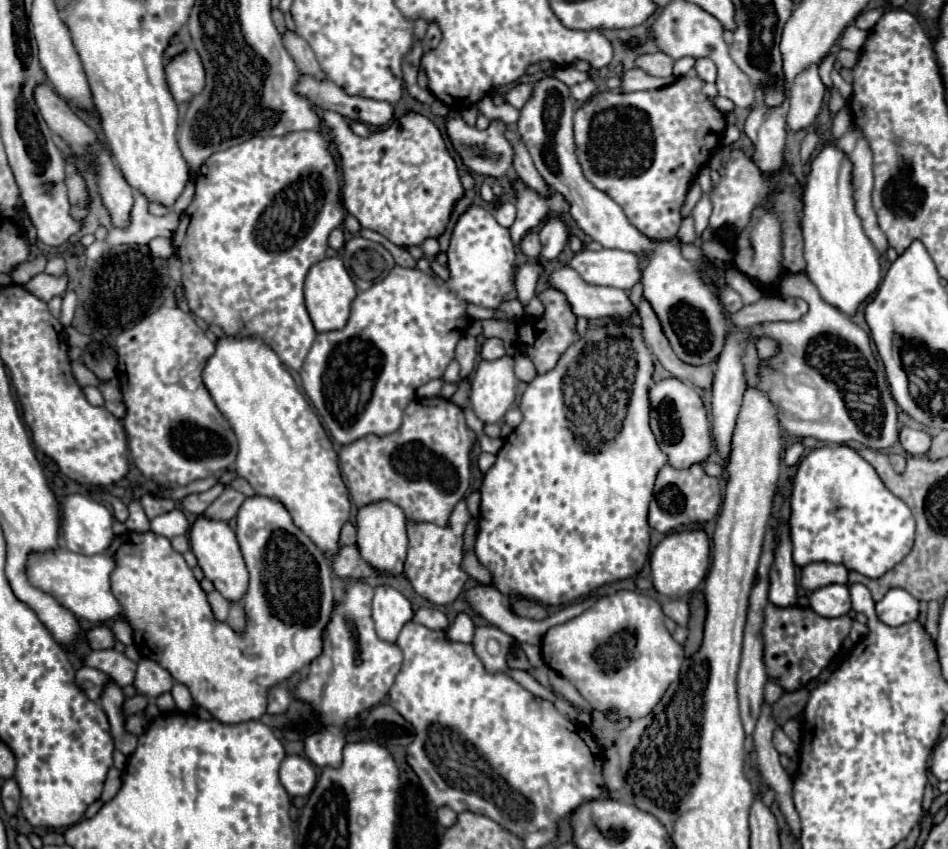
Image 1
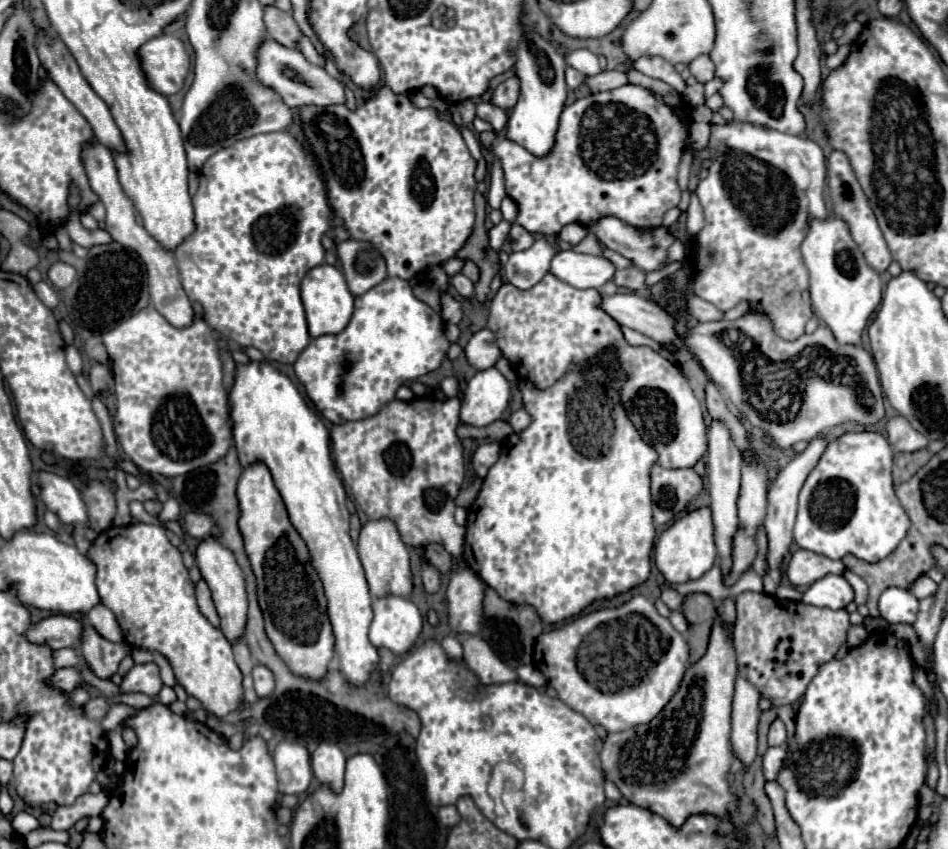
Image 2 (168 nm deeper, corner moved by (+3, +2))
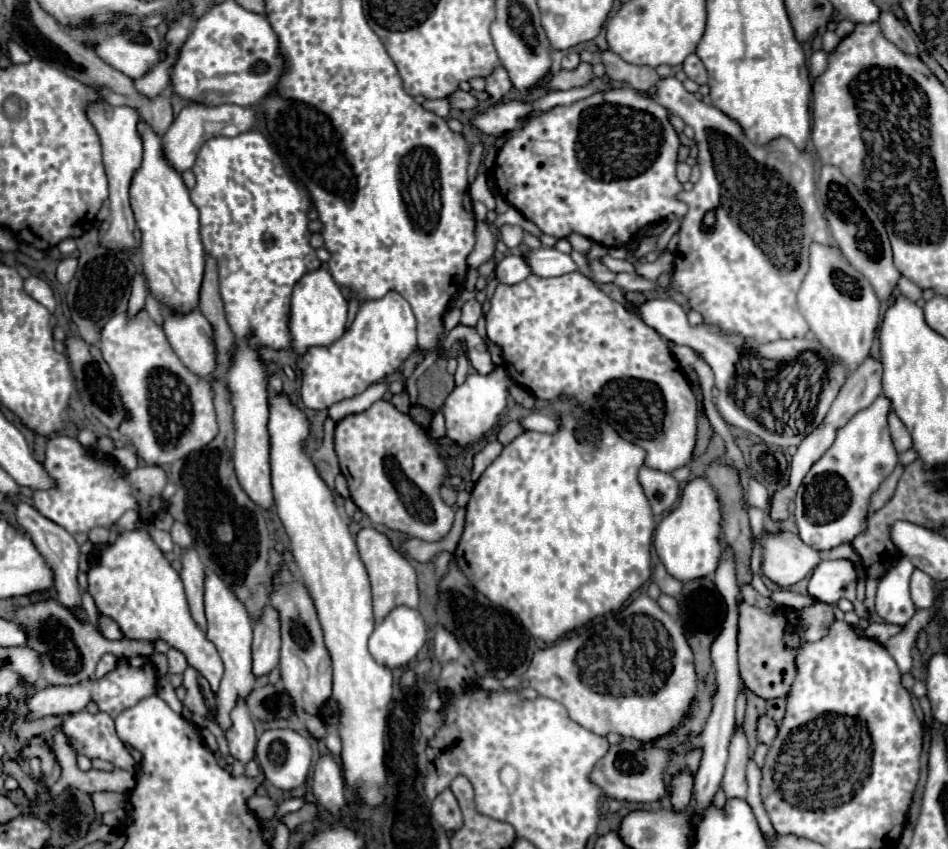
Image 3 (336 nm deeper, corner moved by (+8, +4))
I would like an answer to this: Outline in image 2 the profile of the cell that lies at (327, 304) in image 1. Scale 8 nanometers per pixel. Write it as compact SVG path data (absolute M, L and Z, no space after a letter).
M321 264L307 272L307 276L301 282L301 300L305 306L311 338L323 334L339 334L349 324L349 318L353 314L353 294L347 286L347 280L341 274L341 270L331 264Z

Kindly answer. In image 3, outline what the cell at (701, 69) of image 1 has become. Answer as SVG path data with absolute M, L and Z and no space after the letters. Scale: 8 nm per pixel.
M690 54L690 56L684 60L682 70L686 72L686 76L688 76L690 80L694 80L694 82L698 82L698 84L706 84L706 80L708 80L708 74L706 74L706 70L704 70L704 64L700 62L700 58L698 58L696 54Z

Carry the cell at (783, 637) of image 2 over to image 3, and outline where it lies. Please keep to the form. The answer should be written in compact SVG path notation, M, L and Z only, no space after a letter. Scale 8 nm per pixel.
M742 602L740 624L738 624L738 658L740 658L740 674L746 688L750 688L764 700L788 696L788 690L792 688L792 682L796 678L796 666L794 666L794 656L798 648L798 636L794 632L796 626L804 626L806 640L814 642L816 638L822 638L826 634L828 622L832 620L834 612L824 604L816 604L806 610L782 608L770 616L764 610Z

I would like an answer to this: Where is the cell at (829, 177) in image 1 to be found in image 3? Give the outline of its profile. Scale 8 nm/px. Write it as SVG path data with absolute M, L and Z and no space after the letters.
M812 244L810 270L798 292L798 306L816 340L846 366L848 374L868 358L880 322L880 300L870 282L848 266L838 248Z

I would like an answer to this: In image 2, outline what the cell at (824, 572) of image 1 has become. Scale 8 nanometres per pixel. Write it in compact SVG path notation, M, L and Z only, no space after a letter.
M797 550L791 556L791 562L787 564L785 572L793 586L811 586L815 580L827 574L843 574L845 566L841 560L831 560L827 556Z

